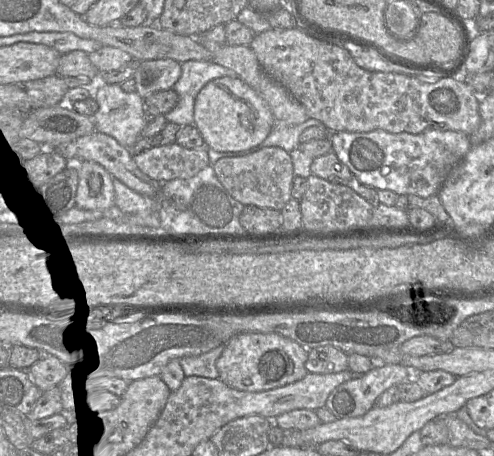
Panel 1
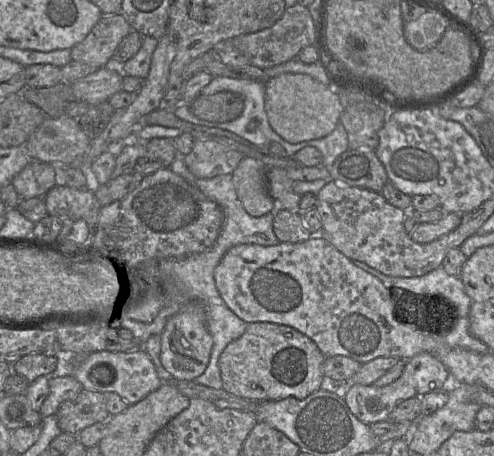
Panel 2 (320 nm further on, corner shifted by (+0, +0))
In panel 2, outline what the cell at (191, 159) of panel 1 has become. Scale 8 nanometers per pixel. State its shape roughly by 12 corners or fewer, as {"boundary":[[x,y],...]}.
{"boundary":[[196,139],[184,156],[196,178],[232,174],[245,156]]}

